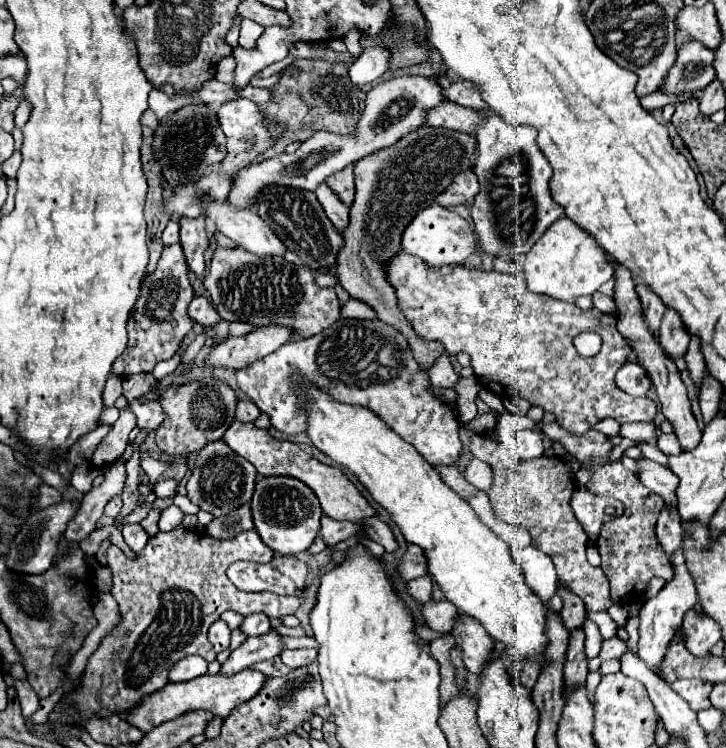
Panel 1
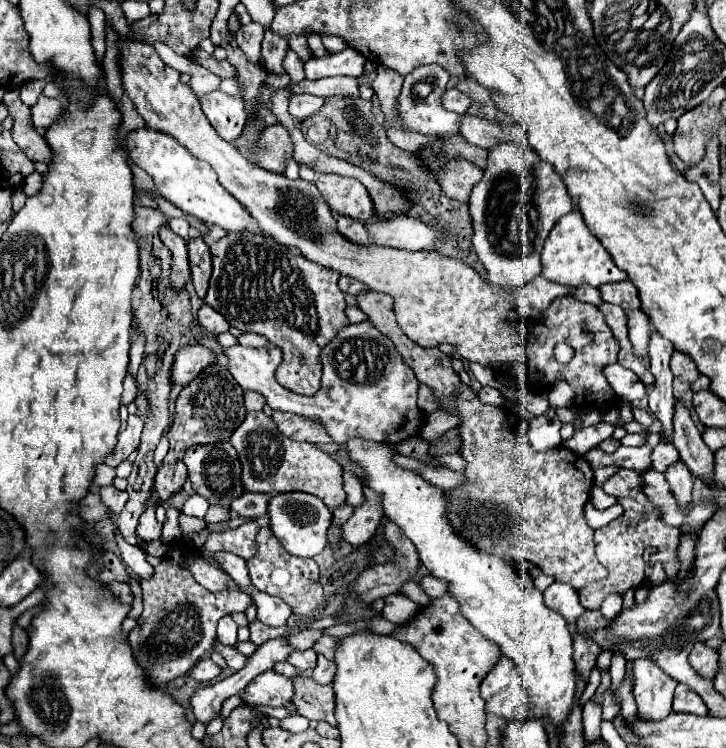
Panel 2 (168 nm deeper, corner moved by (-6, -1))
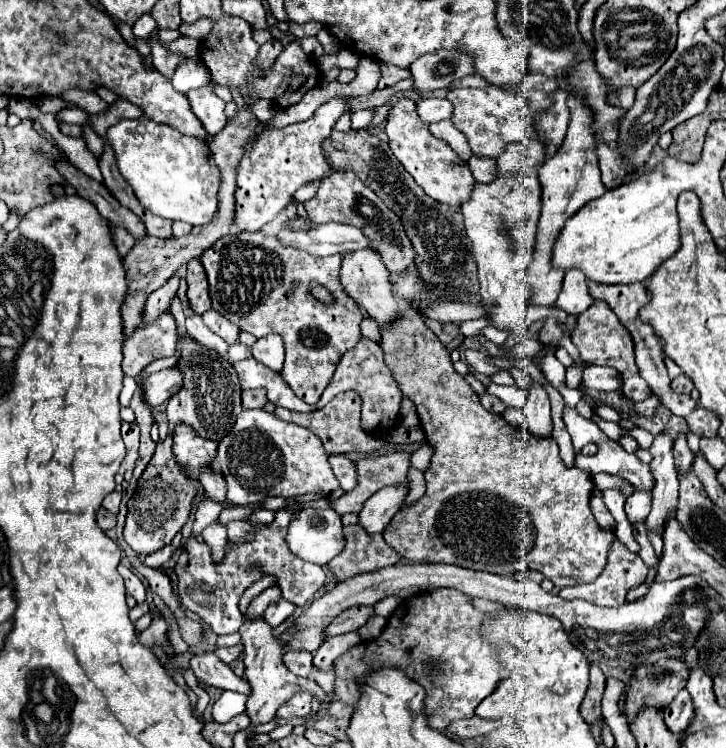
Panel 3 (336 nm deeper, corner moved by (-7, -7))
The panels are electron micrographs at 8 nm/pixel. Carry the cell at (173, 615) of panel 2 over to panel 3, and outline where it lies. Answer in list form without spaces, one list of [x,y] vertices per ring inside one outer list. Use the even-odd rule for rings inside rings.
[[[161,614],[155,616],[153,622],[151,622],[151,626],[145,632],[139,634],[139,640],[145,646],[153,646],[153,644],[161,646],[167,640],[167,624],[165,624],[165,620],[163,620]]]

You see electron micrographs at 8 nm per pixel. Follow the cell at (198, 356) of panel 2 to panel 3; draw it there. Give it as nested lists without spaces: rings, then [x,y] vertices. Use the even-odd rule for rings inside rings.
[[[165,368],[161,372],[145,376],[139,384],[141,384],[143,402],[153,408],[159,406],[161,402],[167,402],[169,396],[183,386],[183,376],[179,374],[179,370]]]

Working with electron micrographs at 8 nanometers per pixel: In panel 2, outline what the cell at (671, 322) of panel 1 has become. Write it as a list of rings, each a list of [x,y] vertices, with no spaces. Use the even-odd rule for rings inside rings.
[[[674,352],[672,354],[672,362],[670,362],[670,368],[672,368],[672,374],[684,382],[696,382],[700,372],[694,368],[694,360],[690,360],[690,356],[682,354],[682,352]]]

